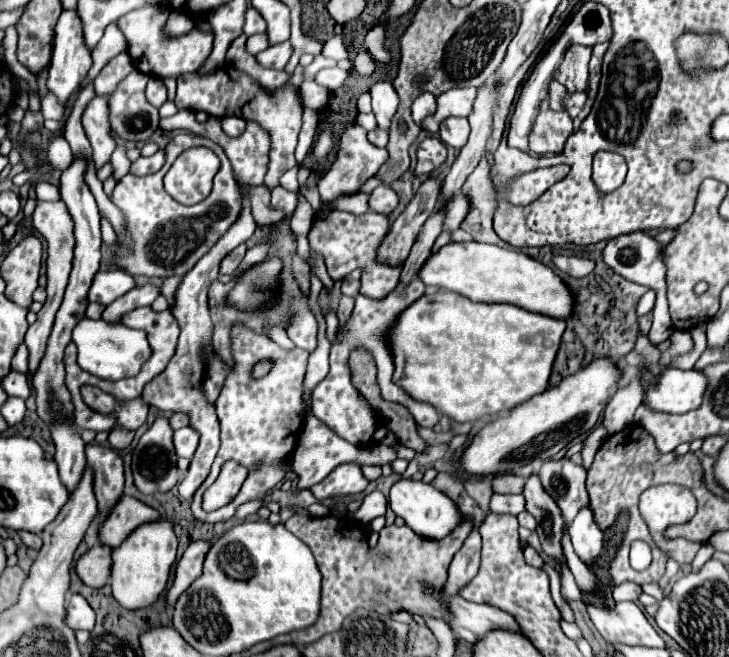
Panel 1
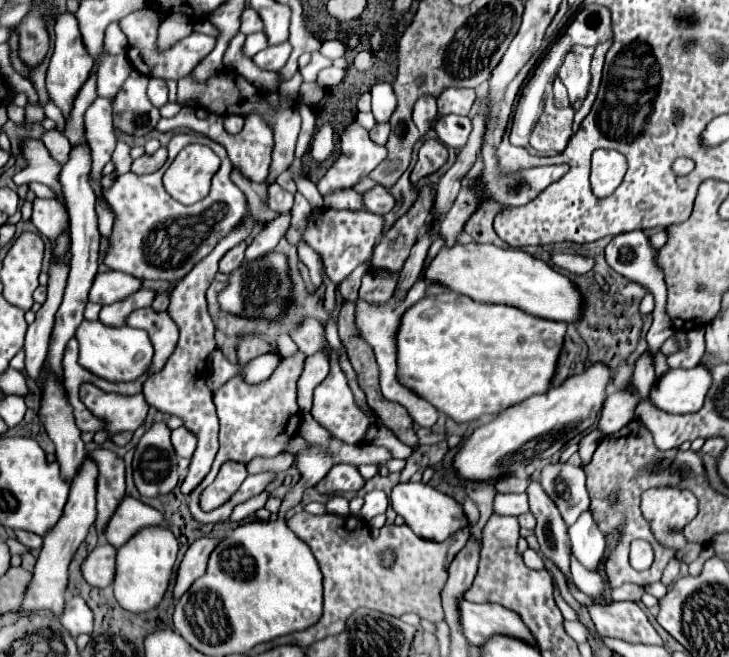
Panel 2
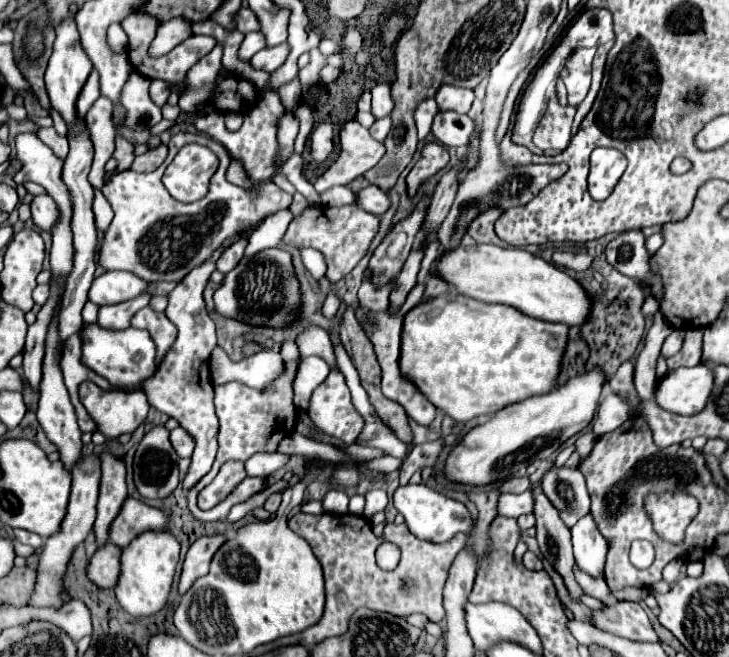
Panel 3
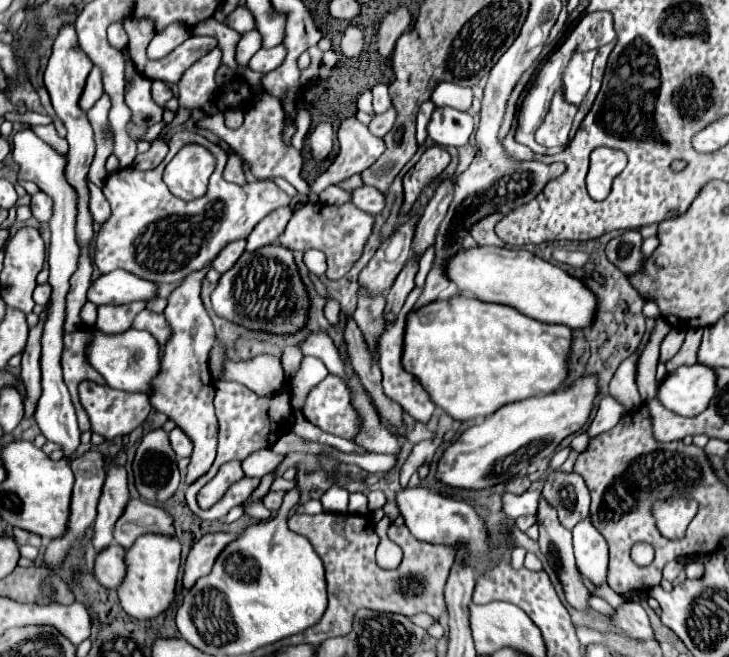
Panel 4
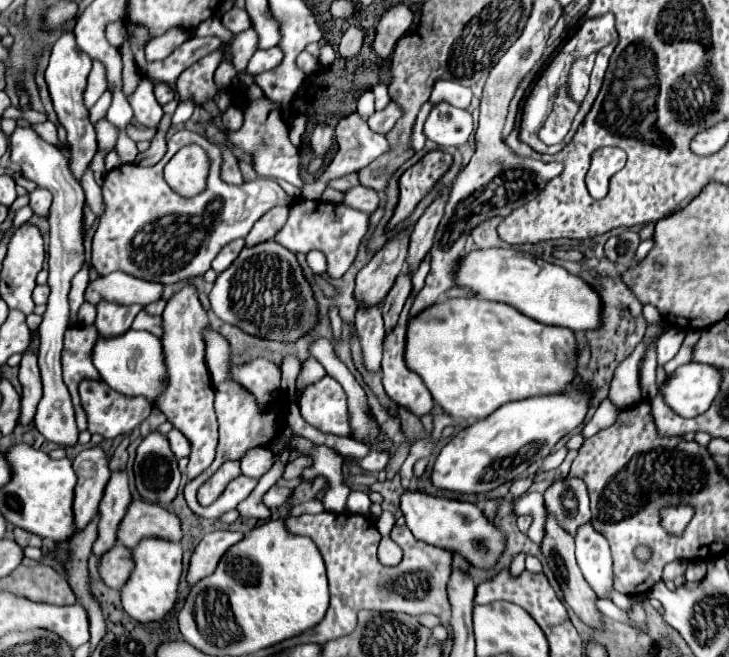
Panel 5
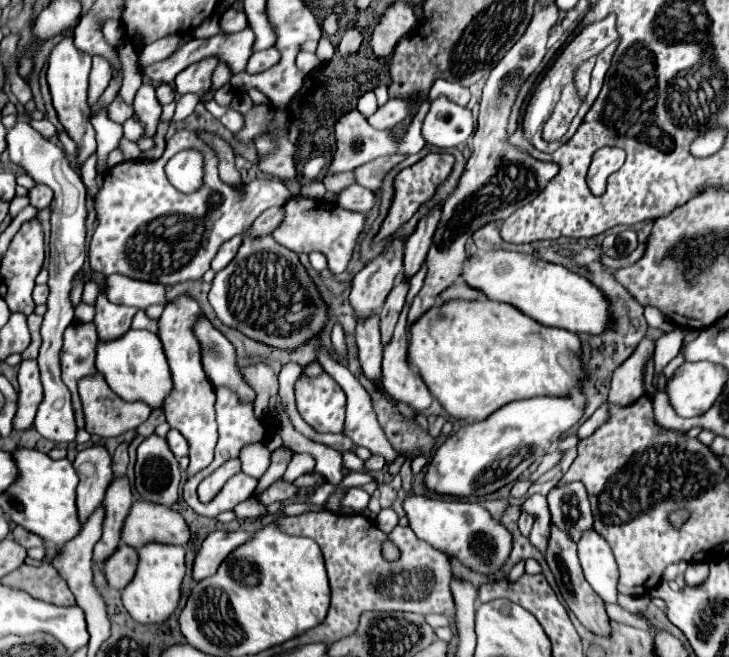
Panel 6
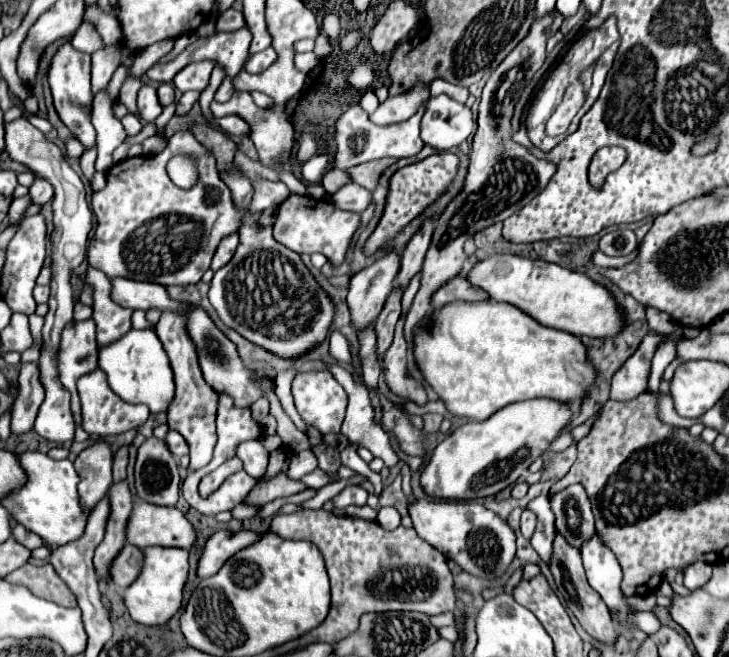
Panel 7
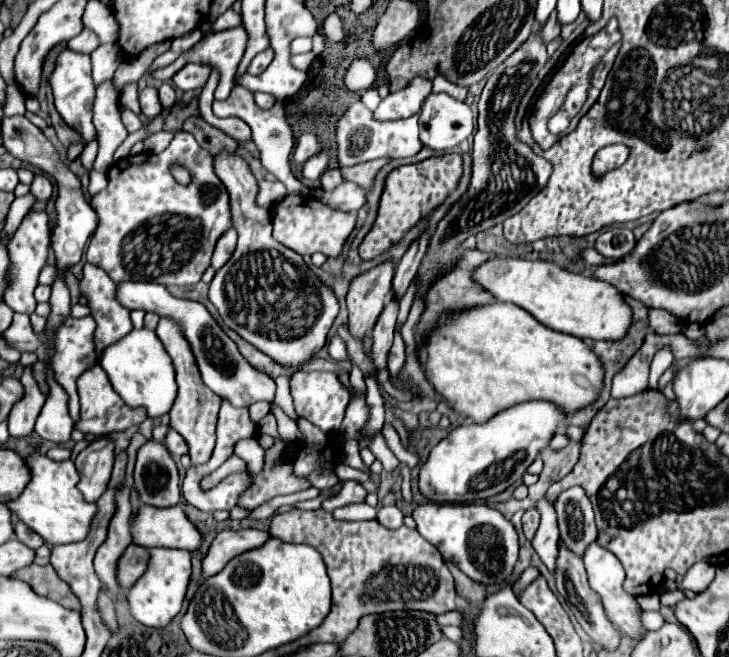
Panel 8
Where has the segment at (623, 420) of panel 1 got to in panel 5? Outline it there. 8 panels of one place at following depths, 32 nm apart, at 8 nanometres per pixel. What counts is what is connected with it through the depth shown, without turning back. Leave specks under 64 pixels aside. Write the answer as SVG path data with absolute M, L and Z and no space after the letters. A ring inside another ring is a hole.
M604 400L604 402L598 406L596 414L594 414L588 422L584 422L584 426L582 426L582 436L584 436L584 438L590 438L590 436L594 436L598 430L610 426L610 424L616 420L616 410L618 410L618 408L616 408L610 400Z

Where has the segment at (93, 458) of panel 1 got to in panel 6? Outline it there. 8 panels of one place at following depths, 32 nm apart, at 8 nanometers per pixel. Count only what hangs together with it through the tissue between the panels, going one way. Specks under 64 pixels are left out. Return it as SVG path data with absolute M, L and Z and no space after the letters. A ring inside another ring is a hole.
M114 478L112 484L108 486L106 498L106 518L104 518L104 536L100 544L94 548L94 564L98 568L104 568L106 560L118 550L122 542L122 528L124 520L132 508L132 492L128 478Z

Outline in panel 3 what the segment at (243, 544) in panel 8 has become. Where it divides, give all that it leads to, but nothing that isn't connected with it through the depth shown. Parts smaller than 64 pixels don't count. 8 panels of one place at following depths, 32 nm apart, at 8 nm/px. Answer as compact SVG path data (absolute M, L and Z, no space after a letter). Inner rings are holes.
M214 534L214 536L202 536L190 546L190 550L184 558L182 574L180 574L180 584L178 584L180 594L184 594L200 576L208 574L214 554L220 550L220 546L226 540L228 540L228 536Z

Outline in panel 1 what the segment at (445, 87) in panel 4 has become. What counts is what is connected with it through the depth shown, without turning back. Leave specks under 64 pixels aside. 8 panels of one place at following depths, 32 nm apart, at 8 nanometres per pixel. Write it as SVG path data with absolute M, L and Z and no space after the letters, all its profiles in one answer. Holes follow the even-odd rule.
M450 88L438 96L438 110L434 116L424 120L424 130L436 132L440 120L448 116L468 116L472 112L472 104L476 98L474 88Z

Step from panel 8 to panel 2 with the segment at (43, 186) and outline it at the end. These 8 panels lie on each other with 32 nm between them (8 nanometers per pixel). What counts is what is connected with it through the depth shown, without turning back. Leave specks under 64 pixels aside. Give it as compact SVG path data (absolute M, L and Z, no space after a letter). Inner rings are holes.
M36 198L34 200L32 224L38 228L38 232L48 236L50 242L56 238L56 232L60 232L60 228L68 226L66 222L68 222L68 216L60 202L56 202L54 198Z

